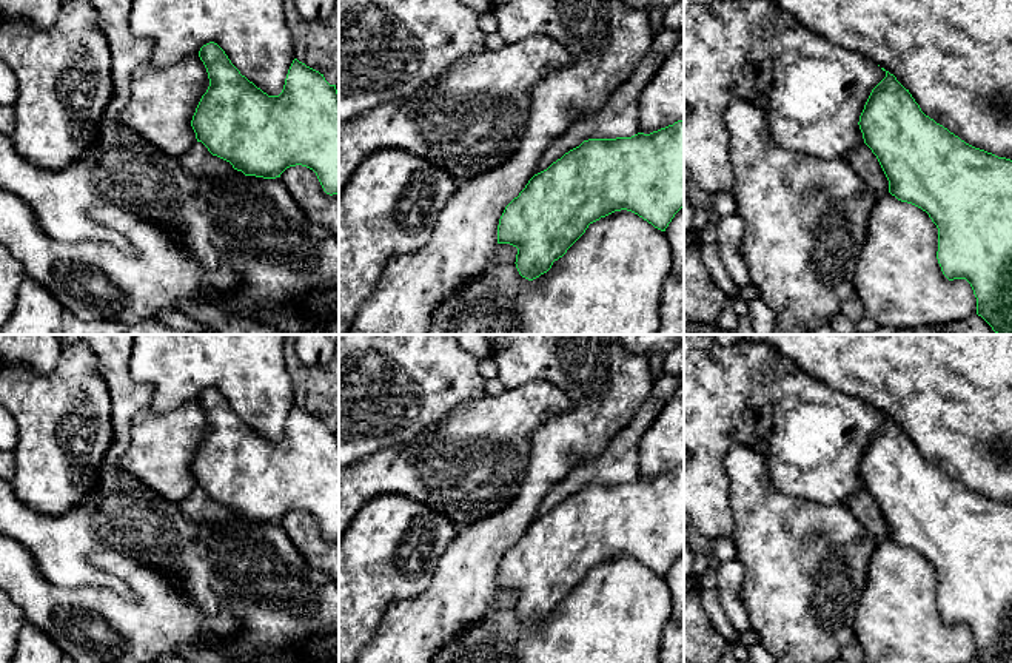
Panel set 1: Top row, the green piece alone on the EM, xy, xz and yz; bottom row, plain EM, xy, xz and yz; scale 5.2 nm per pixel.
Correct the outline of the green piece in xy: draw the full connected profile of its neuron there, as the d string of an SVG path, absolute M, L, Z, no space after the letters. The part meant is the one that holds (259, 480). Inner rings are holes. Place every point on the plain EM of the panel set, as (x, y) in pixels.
M217 389L203 390L199 402L206 413L209 432L191 466L197 487L245 521L276 524L287 513L302 510L316 518L327 540L339 538L339 438L336 430L330 430L323 419L294 404L282 438L268 441L240 419Z

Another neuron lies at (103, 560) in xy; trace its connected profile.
M0 537L0 591L22 609L26 623L39 628L63 655L79 663L156 663L162 655L179 655L183 646L205 648L208 632L217 638L237 632L237 620L228 606L206 615L157 570L120 552L94 552L89 561L125 581L134 598L126 600L108 587L55 586L40 574L32 555L18 541Z

